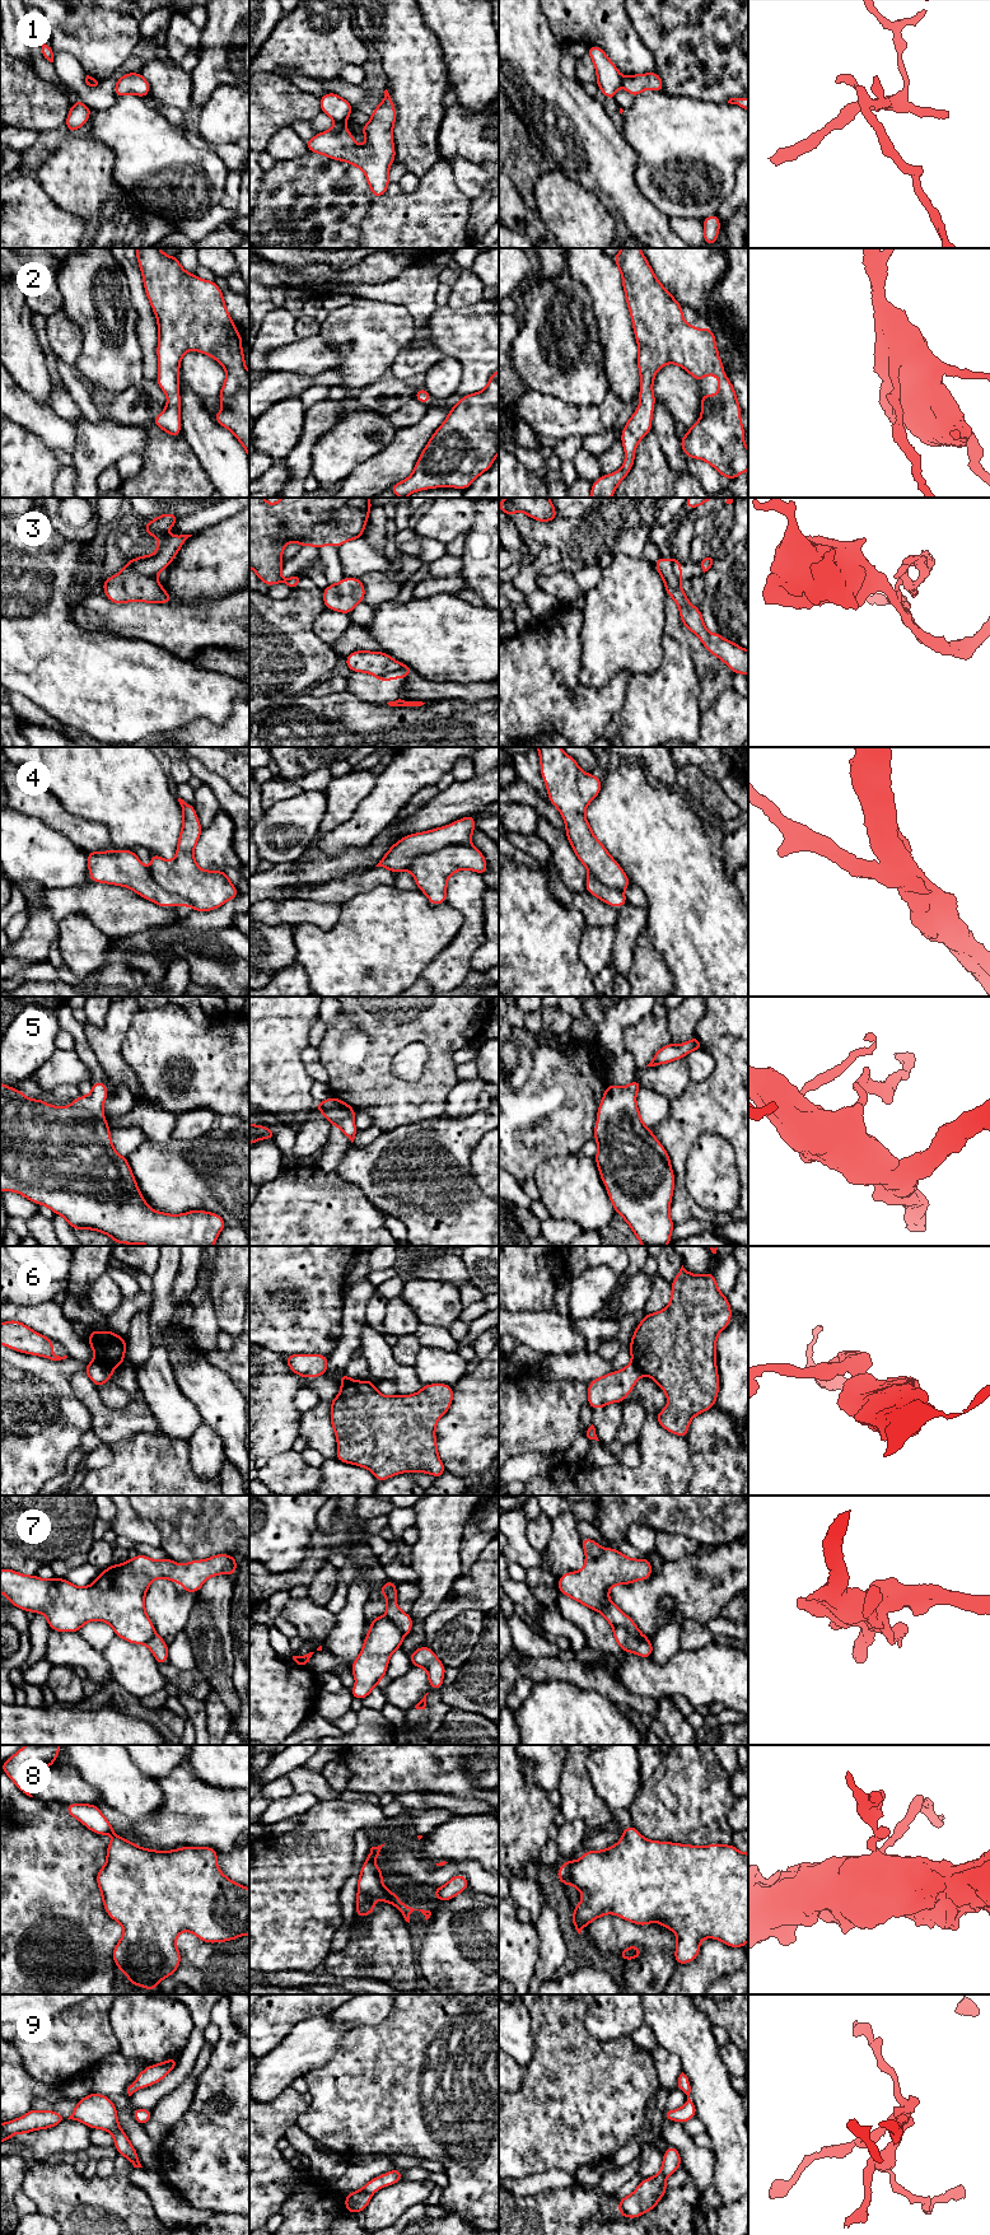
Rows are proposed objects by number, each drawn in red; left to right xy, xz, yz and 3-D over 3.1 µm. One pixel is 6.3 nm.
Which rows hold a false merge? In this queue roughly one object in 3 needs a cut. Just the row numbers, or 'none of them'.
1, 3, 4, 6, 7

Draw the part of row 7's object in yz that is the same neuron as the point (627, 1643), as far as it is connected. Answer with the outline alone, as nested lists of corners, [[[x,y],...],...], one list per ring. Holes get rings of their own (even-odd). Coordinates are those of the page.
[[[613,1627],[612,1633],[624,1652],[632,1652],[643,1658],[653,1656],[653,1644],[650,1641],[639,1641],[624,1627]]]

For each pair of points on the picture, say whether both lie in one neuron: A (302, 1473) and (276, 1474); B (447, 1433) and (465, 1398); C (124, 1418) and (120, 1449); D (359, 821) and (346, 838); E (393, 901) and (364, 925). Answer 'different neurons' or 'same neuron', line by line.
A: same neuron
B: same neuron
C: different neurons
D: same neuron
E: same neuron

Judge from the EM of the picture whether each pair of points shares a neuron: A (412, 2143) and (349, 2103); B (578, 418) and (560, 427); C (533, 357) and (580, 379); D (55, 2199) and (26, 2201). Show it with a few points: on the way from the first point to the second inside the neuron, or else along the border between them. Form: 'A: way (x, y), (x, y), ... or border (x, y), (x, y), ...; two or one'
A: way (397, 2128), (372, 2103), (364, 2103); one
B: way (574, 420), (564, 423); one
C: way (545, 365), (560, 377), (569, 379); one
D: border (22, 2187), (23, 2192), (34, 2203), (37, 2211); two

